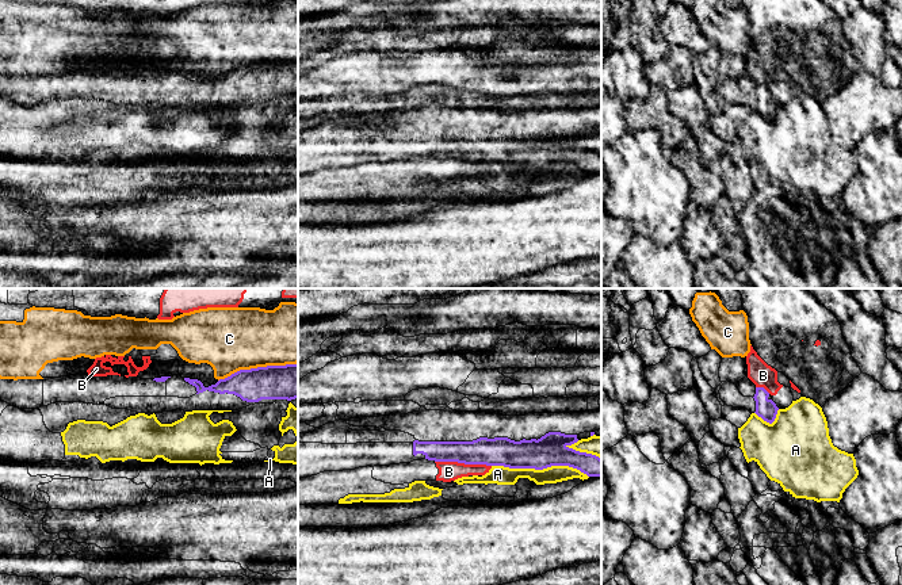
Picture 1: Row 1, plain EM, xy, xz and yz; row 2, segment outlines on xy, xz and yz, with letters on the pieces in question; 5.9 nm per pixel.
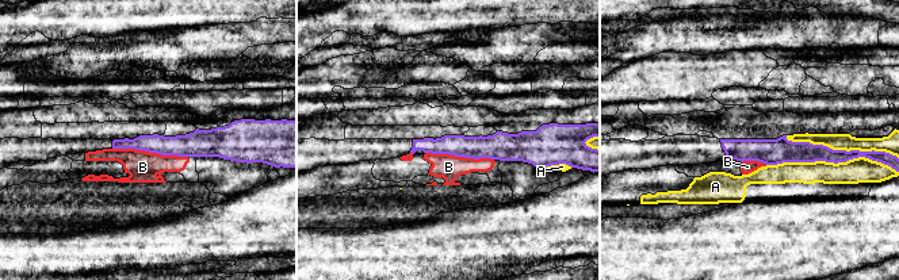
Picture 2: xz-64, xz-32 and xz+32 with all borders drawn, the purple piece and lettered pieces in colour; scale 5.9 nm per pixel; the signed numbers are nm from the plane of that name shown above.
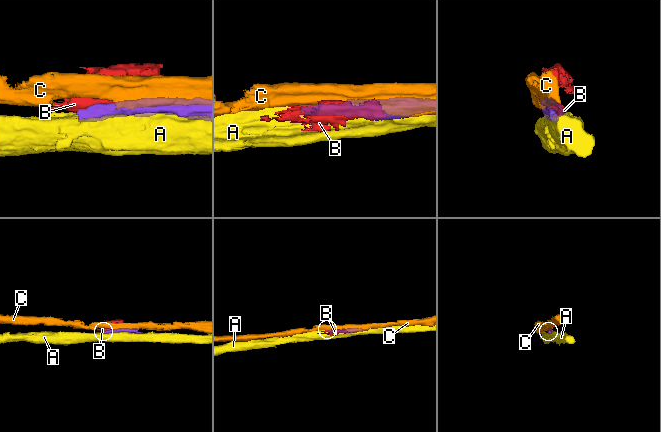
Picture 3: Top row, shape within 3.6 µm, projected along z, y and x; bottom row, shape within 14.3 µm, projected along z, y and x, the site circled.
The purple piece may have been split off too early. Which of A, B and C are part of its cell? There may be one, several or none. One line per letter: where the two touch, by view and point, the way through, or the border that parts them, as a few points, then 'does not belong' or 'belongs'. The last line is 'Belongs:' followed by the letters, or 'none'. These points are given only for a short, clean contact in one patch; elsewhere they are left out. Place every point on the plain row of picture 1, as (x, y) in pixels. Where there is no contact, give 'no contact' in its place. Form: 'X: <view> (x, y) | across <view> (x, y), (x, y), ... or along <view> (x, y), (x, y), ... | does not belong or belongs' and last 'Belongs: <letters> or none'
A: xz (541, 165) | does not belong
B: xz (463, 159) | does not belong
C: xy (258, 64) | does not belong
Belongs: none

